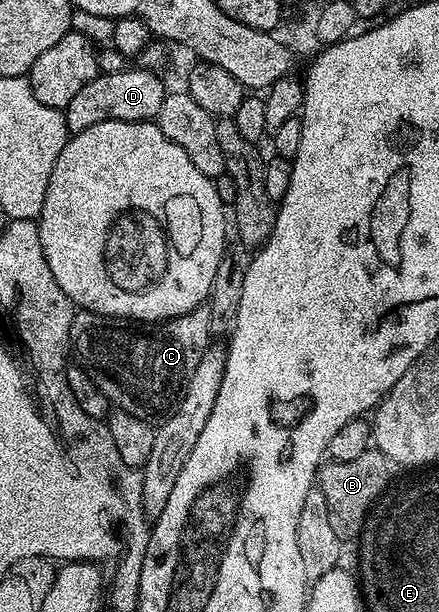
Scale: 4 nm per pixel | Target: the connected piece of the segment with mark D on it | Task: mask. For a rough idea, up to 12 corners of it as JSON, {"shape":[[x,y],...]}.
{"shape":[[158,72],[100,73],[65,110],[71,135],[106,121],[151,121]]}

